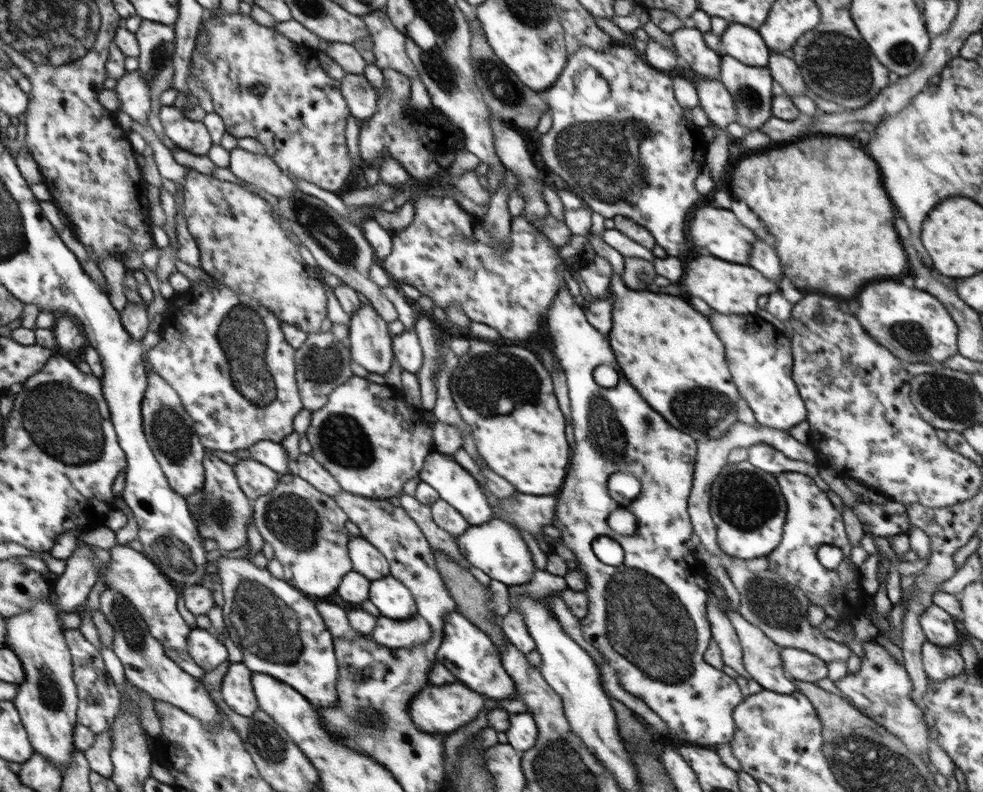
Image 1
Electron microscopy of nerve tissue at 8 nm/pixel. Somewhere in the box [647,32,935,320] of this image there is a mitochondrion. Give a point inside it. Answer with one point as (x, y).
(749, 97)

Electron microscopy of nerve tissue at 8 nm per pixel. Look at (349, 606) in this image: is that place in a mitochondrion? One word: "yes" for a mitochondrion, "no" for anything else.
no

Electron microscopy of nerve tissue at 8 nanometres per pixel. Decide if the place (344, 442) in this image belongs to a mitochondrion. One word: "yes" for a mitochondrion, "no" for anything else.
yes

